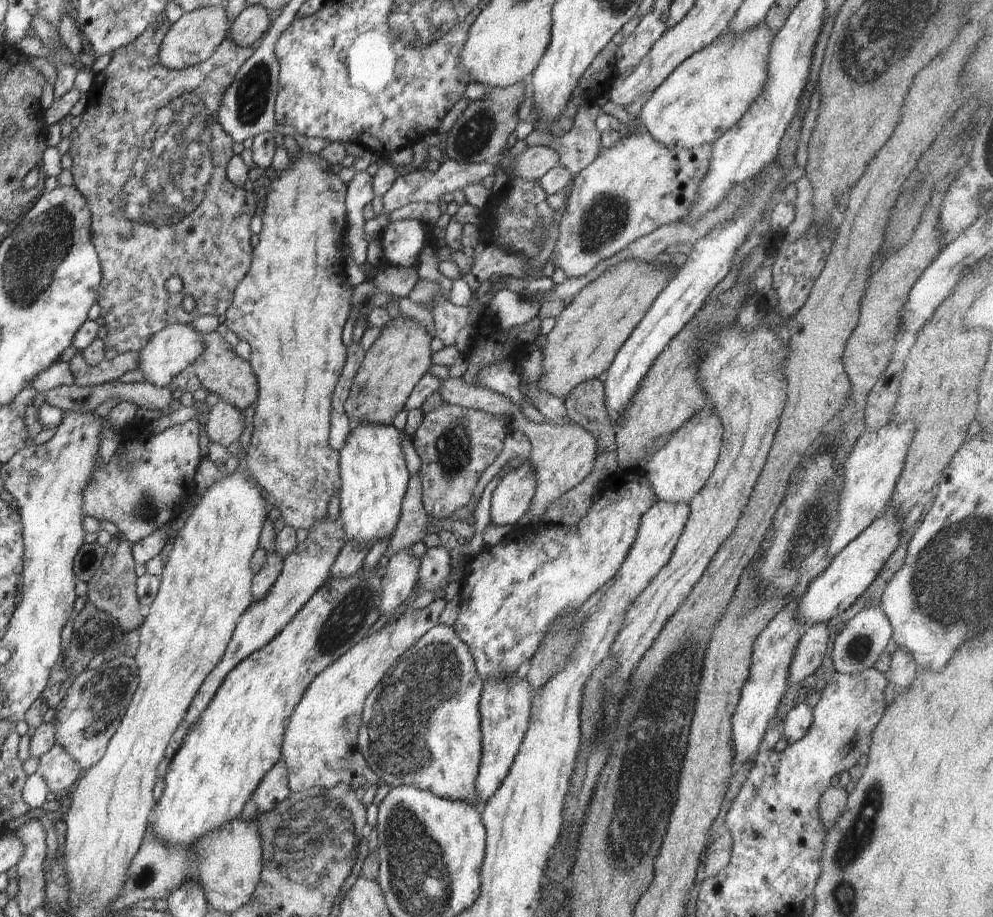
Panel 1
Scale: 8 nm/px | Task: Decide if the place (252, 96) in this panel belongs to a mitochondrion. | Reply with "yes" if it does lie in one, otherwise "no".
yes

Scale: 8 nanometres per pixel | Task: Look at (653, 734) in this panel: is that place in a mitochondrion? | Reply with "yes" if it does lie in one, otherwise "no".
yes

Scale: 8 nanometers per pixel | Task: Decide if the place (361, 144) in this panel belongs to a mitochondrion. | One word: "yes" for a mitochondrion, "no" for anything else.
no

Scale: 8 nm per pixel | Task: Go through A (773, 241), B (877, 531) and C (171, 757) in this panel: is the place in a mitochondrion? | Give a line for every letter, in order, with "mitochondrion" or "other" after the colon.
A: other
B: other
C: other

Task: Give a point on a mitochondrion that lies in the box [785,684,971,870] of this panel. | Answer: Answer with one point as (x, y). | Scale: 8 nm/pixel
(852, 743)

